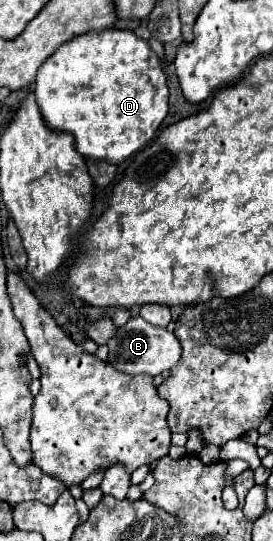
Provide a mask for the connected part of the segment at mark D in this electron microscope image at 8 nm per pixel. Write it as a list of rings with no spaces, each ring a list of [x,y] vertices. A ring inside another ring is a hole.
[[[88,30],[74,40],[62,44],[38,70],[36,100],[42,116],[52,130],[70,132],[76,138],[76,148],[82,156],[92,160],[106,160],[110,164],[124,162],[130,154],[142,150],[160,128],[168,114],[168,84],[162,70],[162,60],[150,44],[138,38],[132,30]]]

